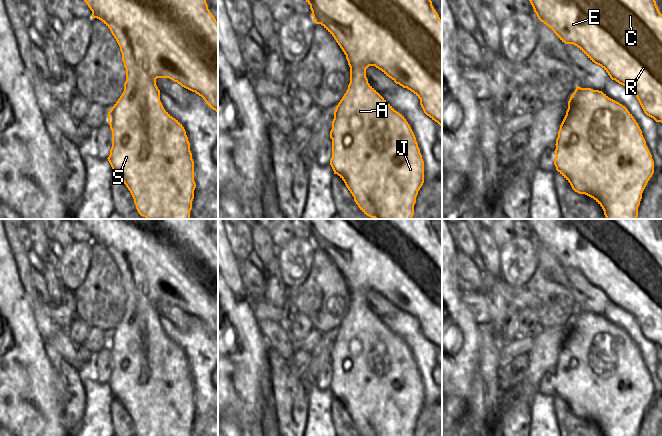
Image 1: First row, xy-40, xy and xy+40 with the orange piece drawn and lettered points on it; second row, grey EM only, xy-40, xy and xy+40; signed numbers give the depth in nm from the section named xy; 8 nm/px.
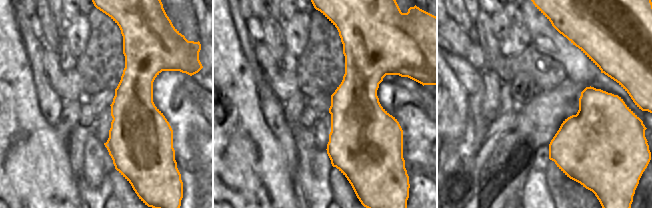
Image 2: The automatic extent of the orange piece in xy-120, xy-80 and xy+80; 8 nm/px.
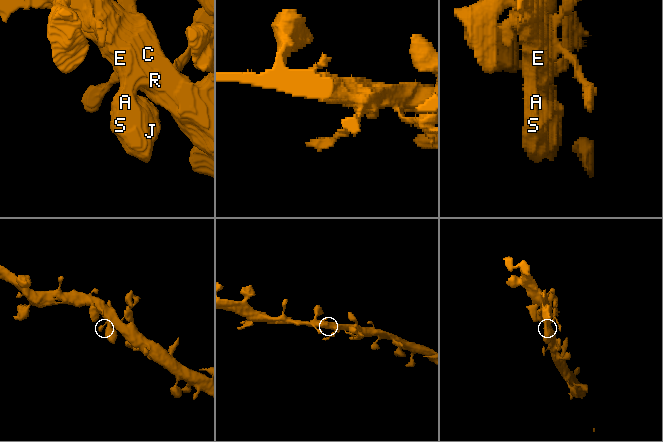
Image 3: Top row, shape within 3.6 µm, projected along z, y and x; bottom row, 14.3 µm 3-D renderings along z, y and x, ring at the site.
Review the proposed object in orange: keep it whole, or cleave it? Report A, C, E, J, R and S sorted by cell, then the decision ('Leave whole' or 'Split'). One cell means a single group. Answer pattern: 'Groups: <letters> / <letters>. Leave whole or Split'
Groups: A C E J R S. Leave whole.

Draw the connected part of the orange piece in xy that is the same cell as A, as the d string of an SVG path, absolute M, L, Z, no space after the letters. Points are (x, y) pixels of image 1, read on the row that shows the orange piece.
M306 0L310 5L313 20L321 24L336 40L348 61L350 67L350 83L348 89L334 111L330 138L332 139L332 157L330 165L345 183L354 197L354 201L360 210L374 219L412 219L414 205L418 191L424 183L424 161L416 141L416 137L402 114L397 112L369 83L366 77L366 69L375 66L396 84L407 88L419 99L424 113L442 126L442 20L434 9L431 0Z

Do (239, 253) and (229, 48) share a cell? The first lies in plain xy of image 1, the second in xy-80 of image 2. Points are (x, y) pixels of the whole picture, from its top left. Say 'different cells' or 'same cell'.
different cells

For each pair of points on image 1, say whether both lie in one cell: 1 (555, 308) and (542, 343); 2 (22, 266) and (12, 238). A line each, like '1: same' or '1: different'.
1: different
2: same

